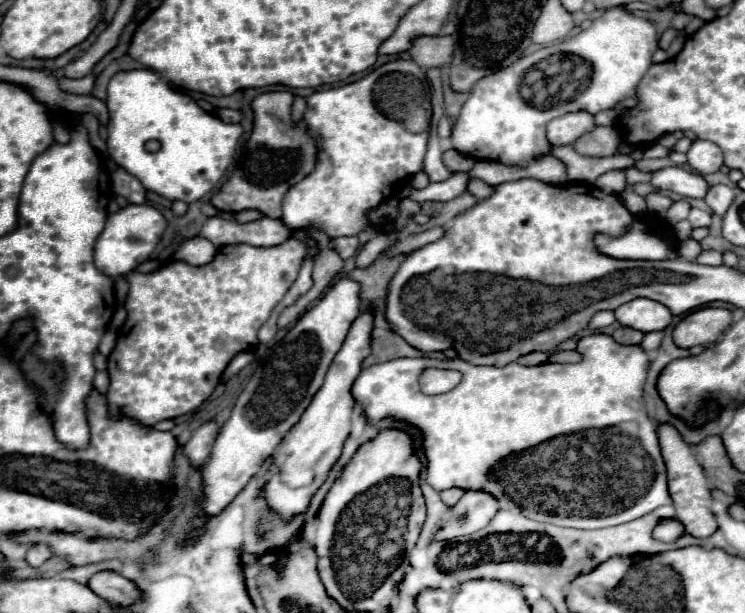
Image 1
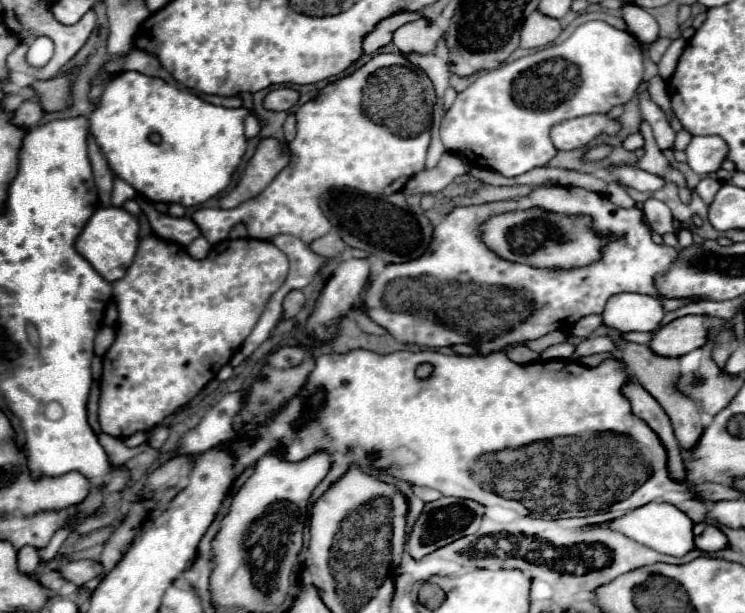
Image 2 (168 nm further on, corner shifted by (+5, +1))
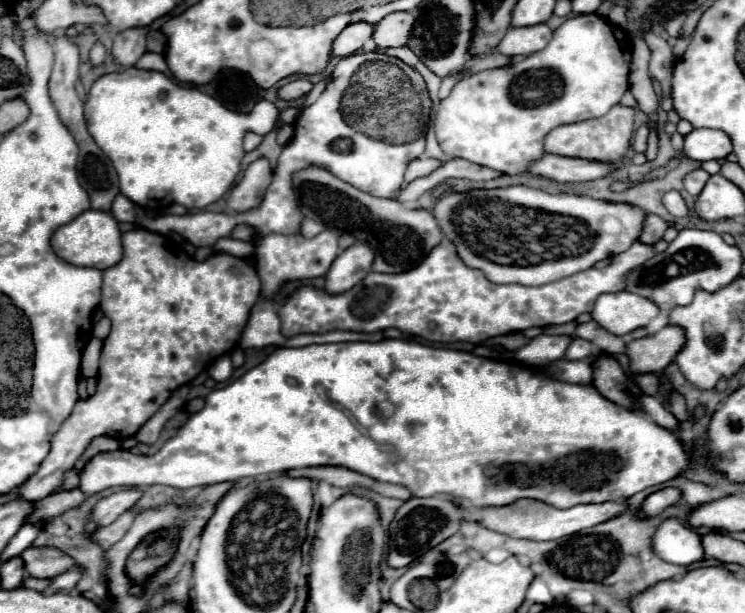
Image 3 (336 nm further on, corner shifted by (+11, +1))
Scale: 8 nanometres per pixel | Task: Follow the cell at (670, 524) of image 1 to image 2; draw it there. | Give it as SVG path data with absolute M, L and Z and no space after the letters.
M649 502L645 506L629 510L627 514L623 514L619 518L613 518L613 520L601 524L601 526L617 530L617 532L629 536L631 540L635 540L639 544L645 544L645 546L649 546L649 548L653 548L661 554L669 554L669 556L675 556L675 558L681 558L695 548L691 518L687 514L683 514L679 508L675 508L671 504L663 504L663 502Z

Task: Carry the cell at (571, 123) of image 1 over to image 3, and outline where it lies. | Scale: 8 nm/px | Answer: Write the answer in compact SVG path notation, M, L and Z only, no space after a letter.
M617 104L601 118L557 126L545 136L545 152L559 154L559 156L589 158L589 160L621 164L621 156L627 152L629 140L633 134L633 114L635 114L633 108L625 108L625 106Z

